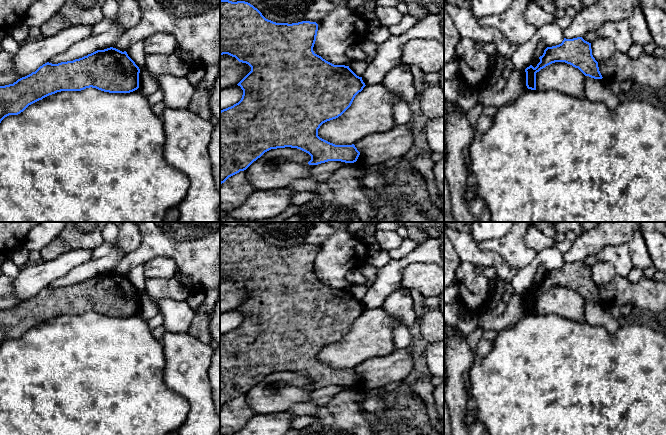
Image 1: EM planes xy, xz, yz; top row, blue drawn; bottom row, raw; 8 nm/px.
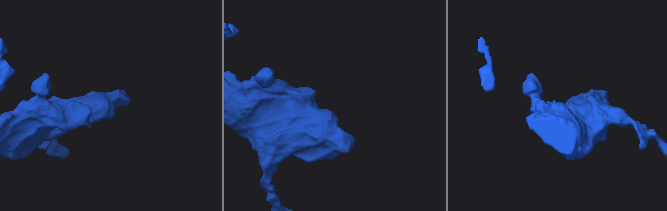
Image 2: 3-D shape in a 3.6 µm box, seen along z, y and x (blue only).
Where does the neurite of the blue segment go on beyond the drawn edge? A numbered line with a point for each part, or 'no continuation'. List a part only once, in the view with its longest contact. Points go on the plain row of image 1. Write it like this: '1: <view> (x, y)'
no continuation

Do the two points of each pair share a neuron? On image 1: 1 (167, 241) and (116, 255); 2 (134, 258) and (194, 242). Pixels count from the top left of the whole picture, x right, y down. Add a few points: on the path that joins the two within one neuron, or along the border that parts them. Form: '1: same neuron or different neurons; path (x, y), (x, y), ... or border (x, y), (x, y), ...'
1: different neurons; border (126, 252), (111, 270)
2: same neuron; path (149, 249), (156, 242), (179, 242)

